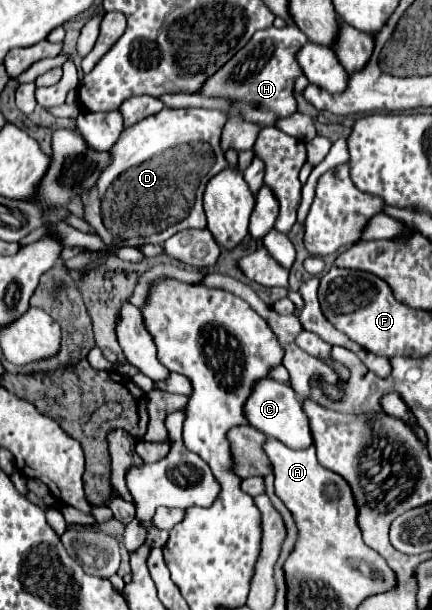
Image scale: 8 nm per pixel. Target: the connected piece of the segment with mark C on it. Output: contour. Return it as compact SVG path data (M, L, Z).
M263 378L255 384L253 394L245 404L245 414L249 424L261 430L265 436L277 438L279 442L283 442L293 450L303 450L307 446L313 446L313 434L309 428L309 418L301 406L303 404L291 386L285 386L273 378Z

